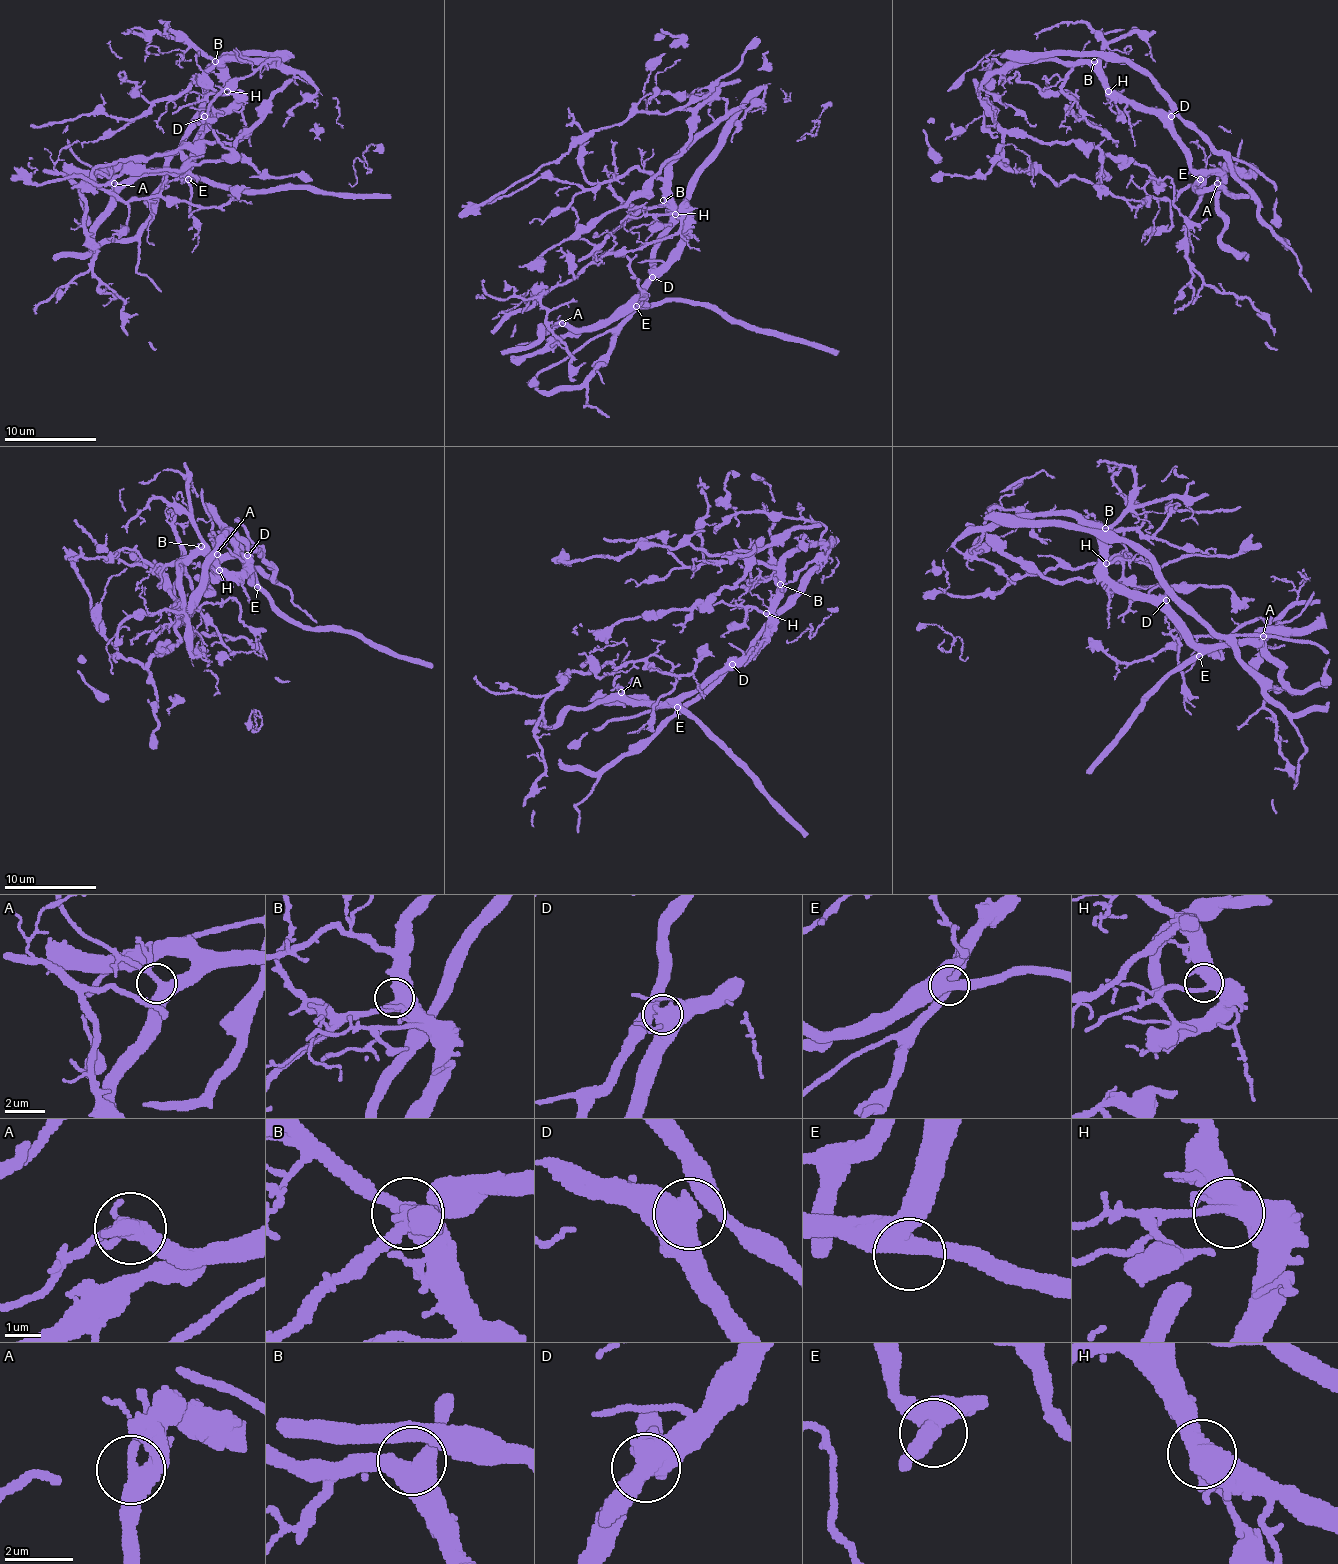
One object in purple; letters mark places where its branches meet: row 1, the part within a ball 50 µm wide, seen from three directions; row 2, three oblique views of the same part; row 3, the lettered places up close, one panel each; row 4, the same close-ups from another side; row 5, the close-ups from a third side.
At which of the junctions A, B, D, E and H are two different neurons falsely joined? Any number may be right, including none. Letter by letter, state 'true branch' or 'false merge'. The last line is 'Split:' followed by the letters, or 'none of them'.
A: true branch
B: true branch
D: true branch
E: true branch
H: true branch
Split: none of them

